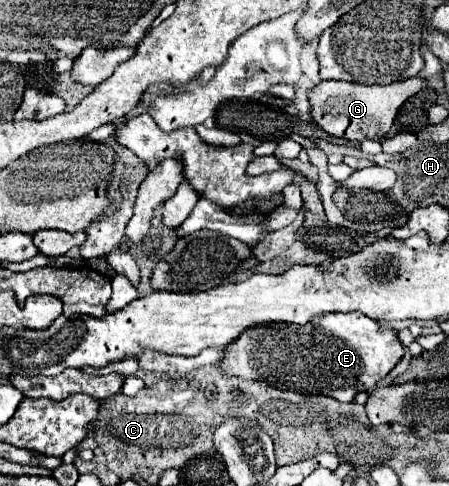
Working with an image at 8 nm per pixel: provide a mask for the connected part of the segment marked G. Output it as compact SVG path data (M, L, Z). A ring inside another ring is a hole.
M420 76L406 78L388 86L366 86L366 84L350 84L350 82L334 82L334 80L320 82L310 92L312 118L324 132L338 138L346 138L352 142L360 142L364 138L382 140L390 130L400 106L408 98L422 92L424 88L426 88L426 80Z

